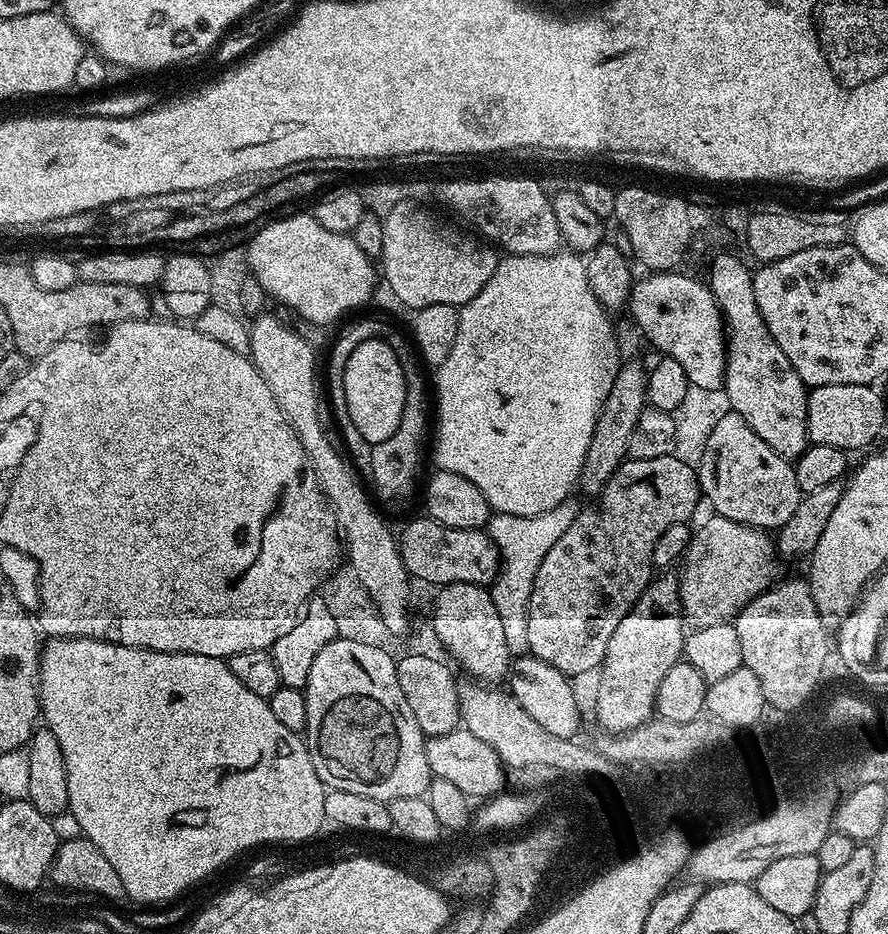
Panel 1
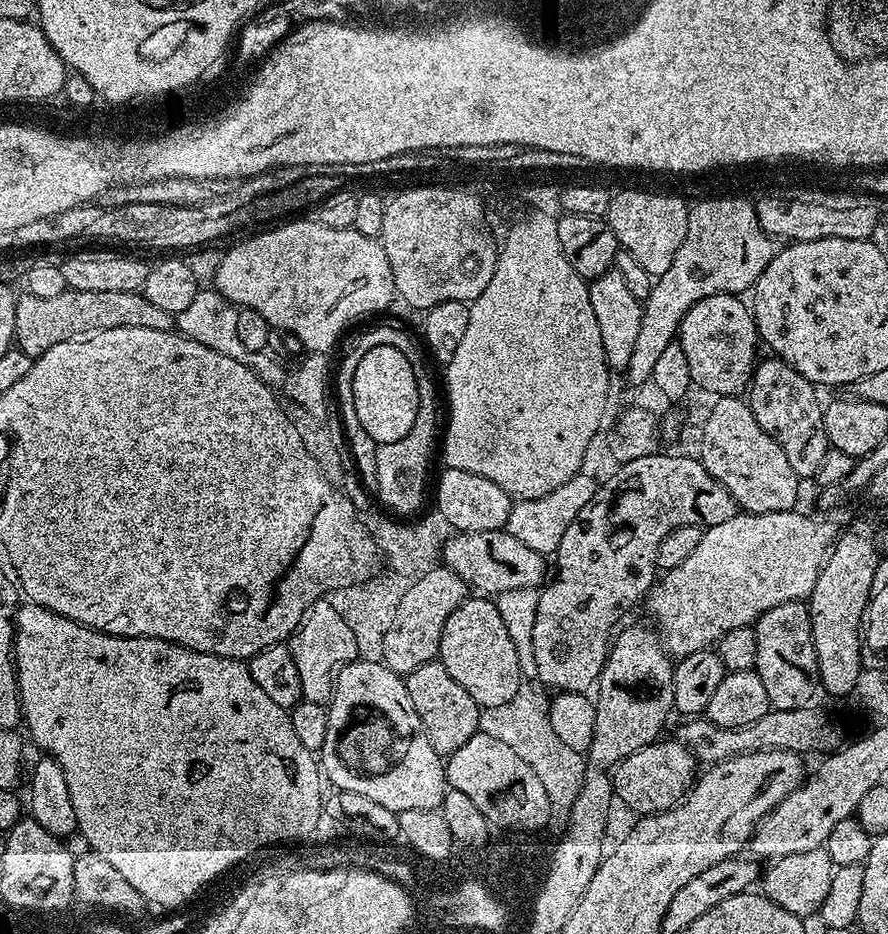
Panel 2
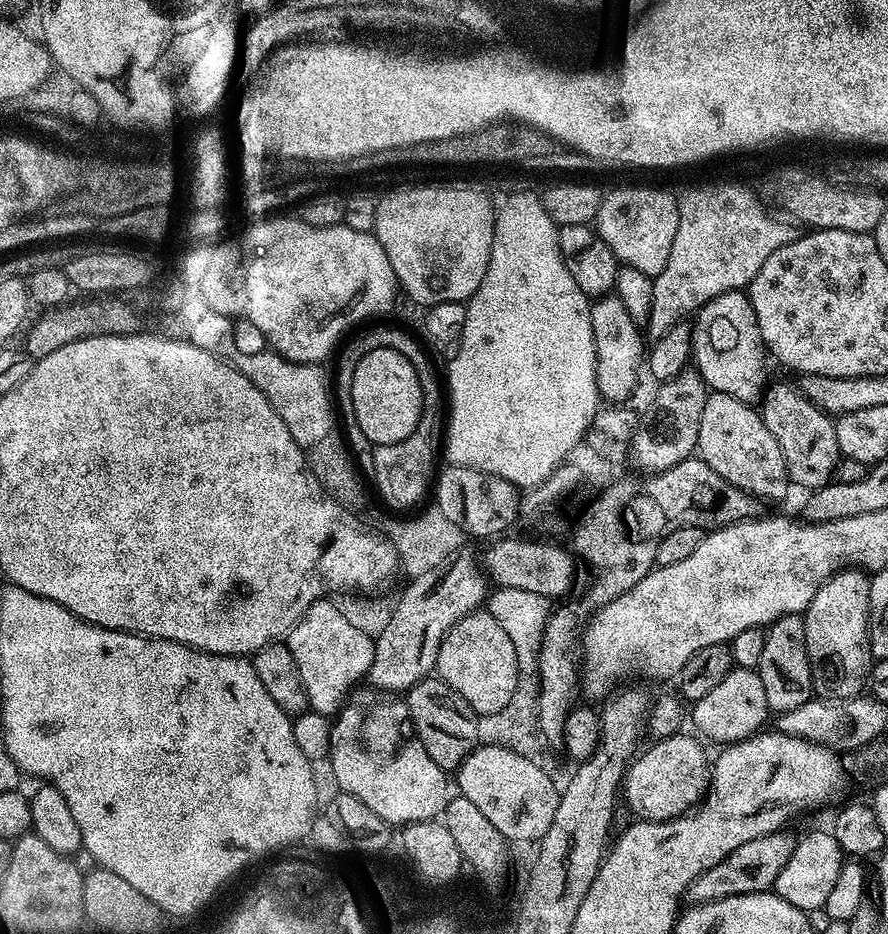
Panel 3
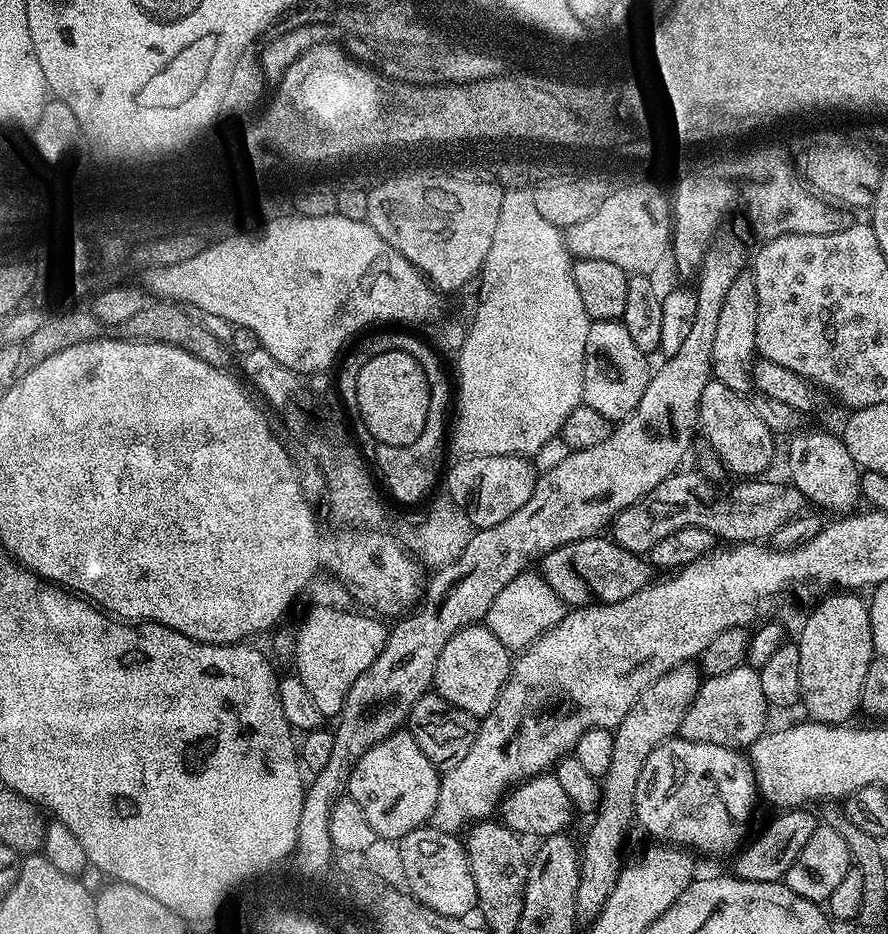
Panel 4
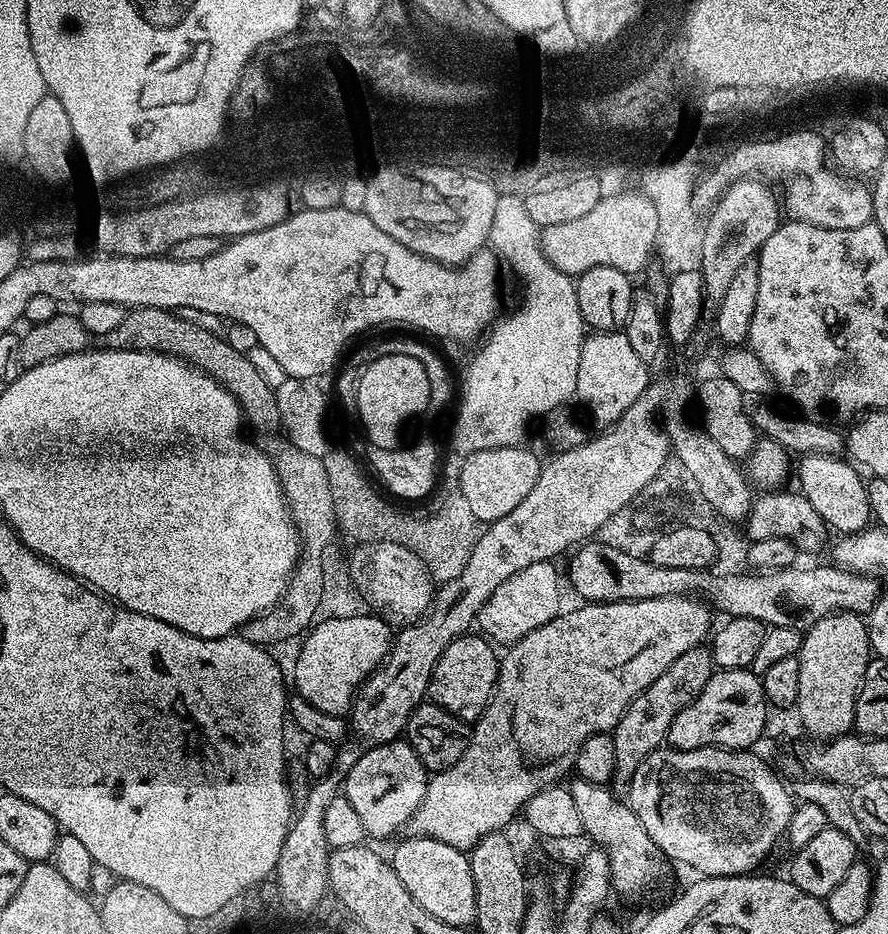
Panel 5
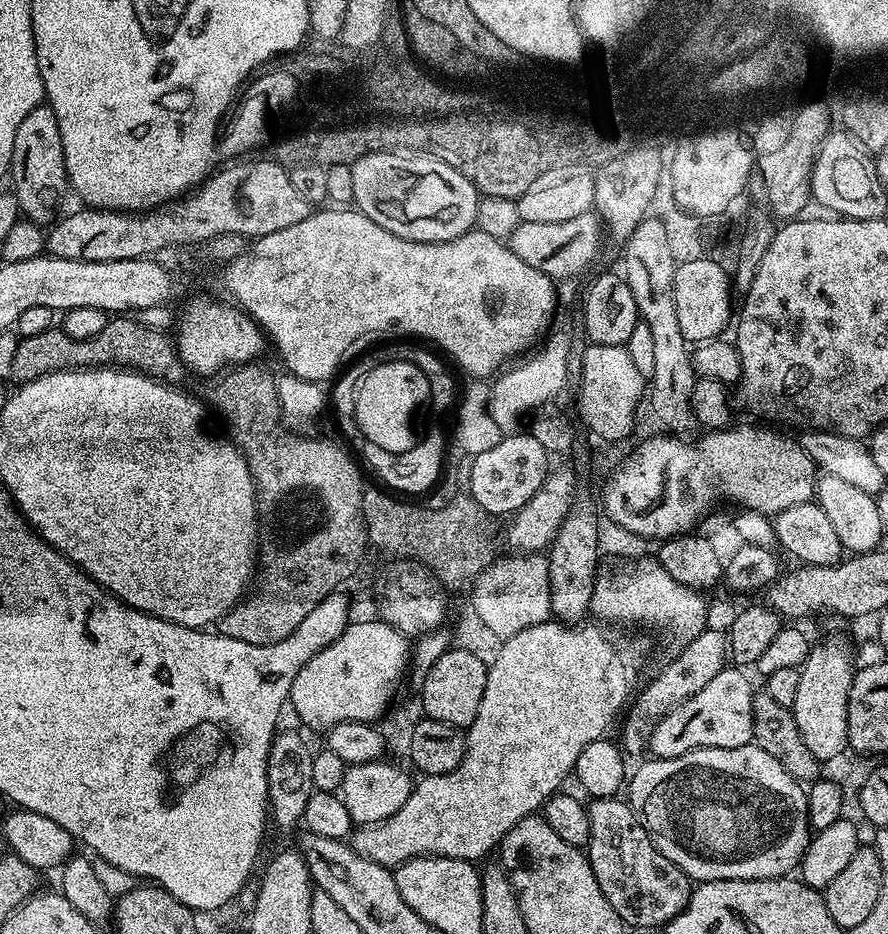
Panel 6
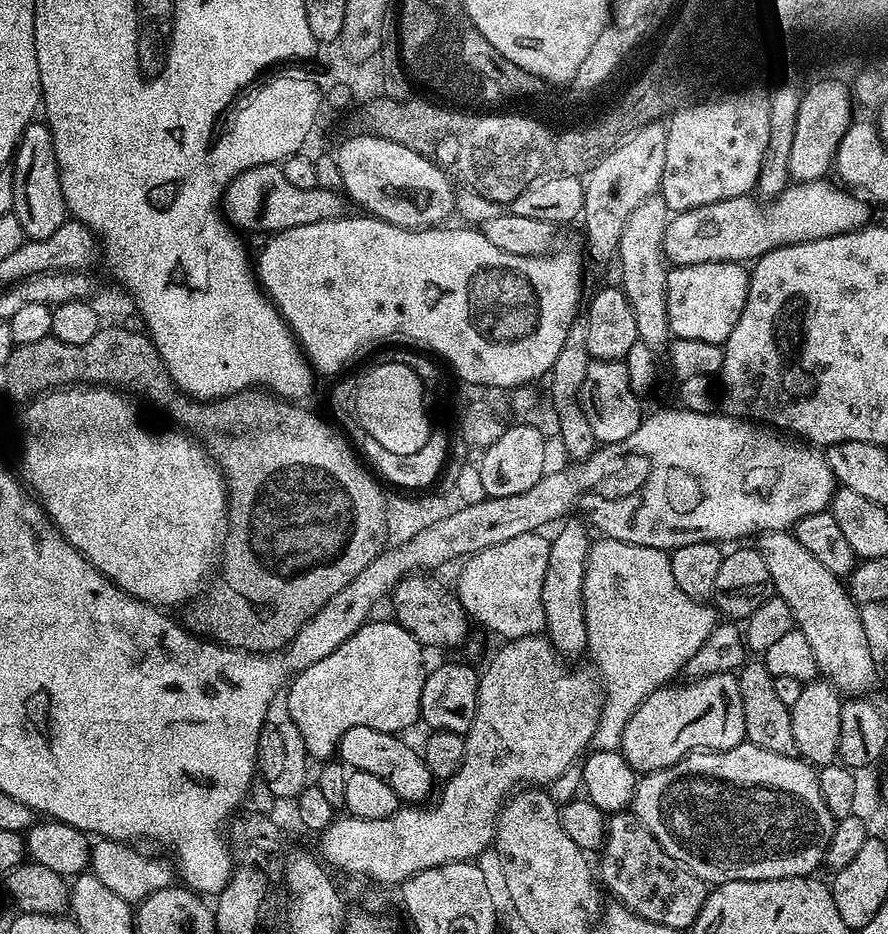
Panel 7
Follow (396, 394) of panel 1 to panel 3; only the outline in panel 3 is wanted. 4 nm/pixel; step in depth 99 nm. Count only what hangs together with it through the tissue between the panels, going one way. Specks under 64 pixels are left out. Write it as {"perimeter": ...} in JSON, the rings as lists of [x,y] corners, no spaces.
{"perimeter":[[[375,348],[366,354],[358,366],[354,366],[354,374],[350,382],[350,398],[353,399],[354,415],[363,433],[372,445],[390,446],[394,442],[402,442],[414,434],[424,409],[422,382],[418,378],[418,370],[398,350]]]}

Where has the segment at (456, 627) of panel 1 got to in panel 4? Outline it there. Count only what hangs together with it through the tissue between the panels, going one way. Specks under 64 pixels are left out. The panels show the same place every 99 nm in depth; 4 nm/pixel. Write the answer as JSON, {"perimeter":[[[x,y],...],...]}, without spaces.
{"perimeter":[[[483,623],[472,624],[469,628],[458,630],[442,646],[442,654],[438,654],[438,666],[432,679],[434,690],[446,702],[458,706],[458,710],[466,710],[466,714],[483,718],[492,713],[496,699],[504,688],[508,675],[512,673],[513,653],[509,652],[492,631]]]}

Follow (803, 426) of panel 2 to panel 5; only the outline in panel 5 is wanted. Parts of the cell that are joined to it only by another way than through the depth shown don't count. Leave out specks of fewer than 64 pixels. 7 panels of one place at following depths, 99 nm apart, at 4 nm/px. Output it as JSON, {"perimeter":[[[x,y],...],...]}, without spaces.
{"perimeter":[[[826,454],[801,456],[798,463],[800,465],[797,468],[795,465],[794,468],[794,476],[800,479],[798,491],[806,498],[806,502],[810,502],[810,506],[814,506],[814,510],[818,510],[818,514],[833,533],[863,532],[869,527],[872,511],[868,501],[868,486],[865,477],[856,473],[858,468],[855,463],[840,456]]]}

